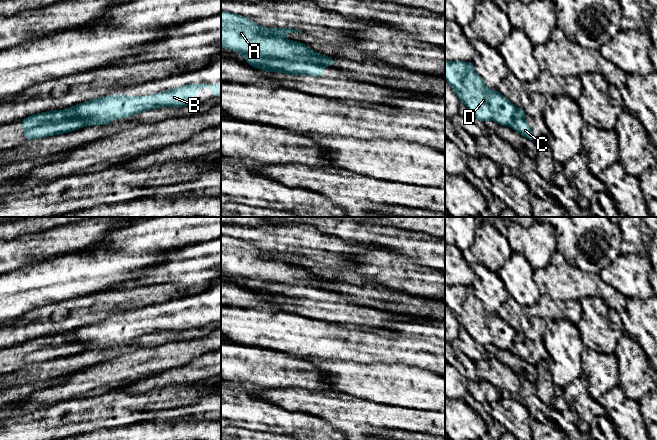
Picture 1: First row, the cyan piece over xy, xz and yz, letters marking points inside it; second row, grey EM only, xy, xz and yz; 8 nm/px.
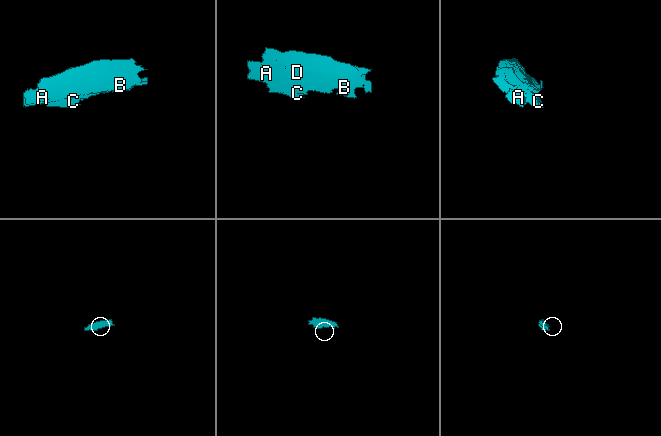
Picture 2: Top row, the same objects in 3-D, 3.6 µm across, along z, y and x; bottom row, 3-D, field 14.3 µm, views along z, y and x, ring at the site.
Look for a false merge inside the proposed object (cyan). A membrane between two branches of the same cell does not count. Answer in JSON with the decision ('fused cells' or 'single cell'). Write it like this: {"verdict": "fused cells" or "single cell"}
{"verdict": "fused cells"}

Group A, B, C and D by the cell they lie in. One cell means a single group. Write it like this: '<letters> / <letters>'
A B D / C

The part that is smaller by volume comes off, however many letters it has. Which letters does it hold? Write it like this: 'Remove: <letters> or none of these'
Remove: C

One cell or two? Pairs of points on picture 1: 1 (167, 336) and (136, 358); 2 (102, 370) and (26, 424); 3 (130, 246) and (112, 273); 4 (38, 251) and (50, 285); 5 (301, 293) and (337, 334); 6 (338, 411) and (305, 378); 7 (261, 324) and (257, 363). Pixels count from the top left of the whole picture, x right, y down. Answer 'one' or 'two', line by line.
1: two
2: two
3: two
4: two
5: two
6: two
7: two

